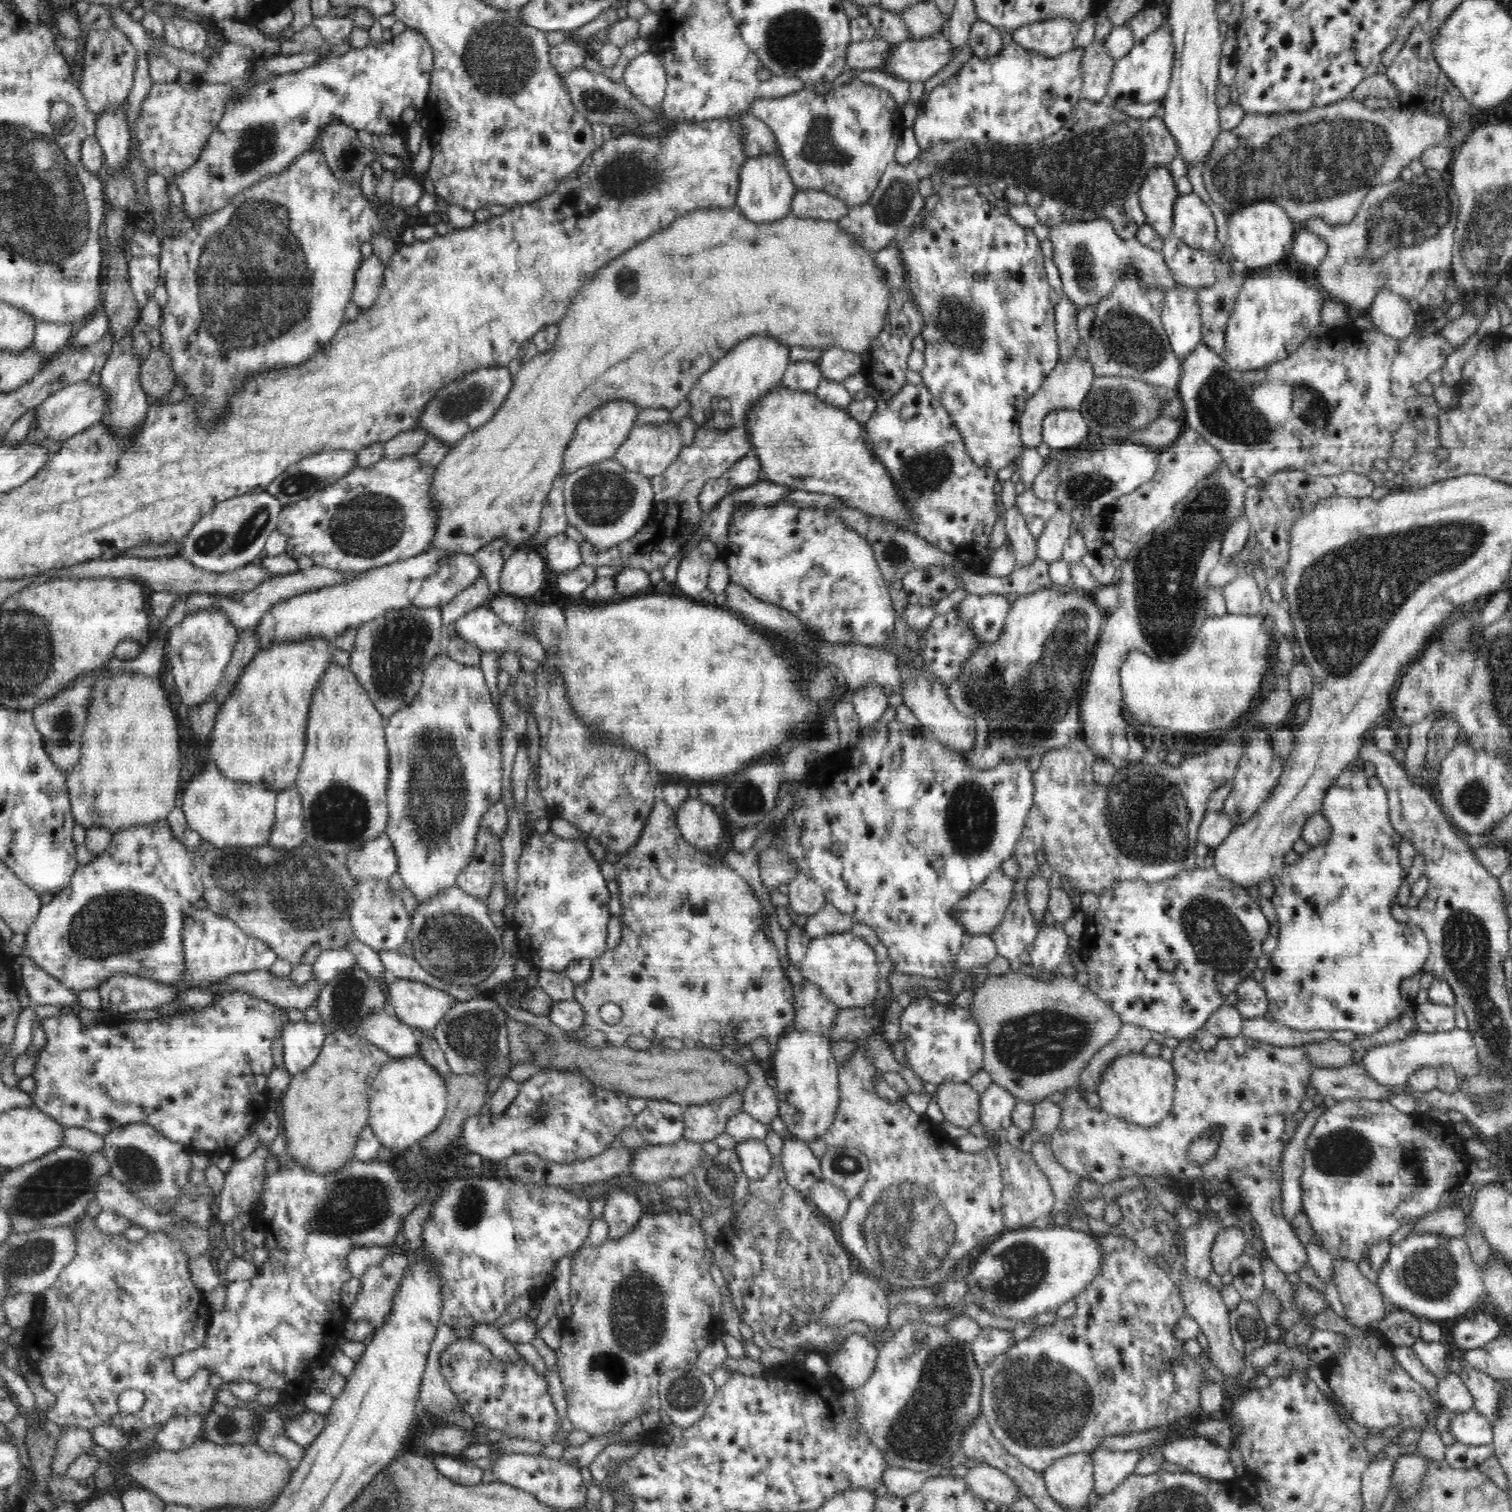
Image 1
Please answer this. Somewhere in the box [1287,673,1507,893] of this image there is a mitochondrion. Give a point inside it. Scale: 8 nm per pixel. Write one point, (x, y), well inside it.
(1473, 798)

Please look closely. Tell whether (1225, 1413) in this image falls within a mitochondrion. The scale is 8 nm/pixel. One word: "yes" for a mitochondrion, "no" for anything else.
no

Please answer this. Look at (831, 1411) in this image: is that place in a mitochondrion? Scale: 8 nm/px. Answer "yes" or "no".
no

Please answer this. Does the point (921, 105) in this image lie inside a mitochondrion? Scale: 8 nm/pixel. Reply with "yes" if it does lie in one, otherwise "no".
no

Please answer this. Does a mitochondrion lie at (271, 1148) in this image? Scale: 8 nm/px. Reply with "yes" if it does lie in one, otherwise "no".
no

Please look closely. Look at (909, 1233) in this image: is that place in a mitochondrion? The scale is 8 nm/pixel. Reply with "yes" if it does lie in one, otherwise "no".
yes

